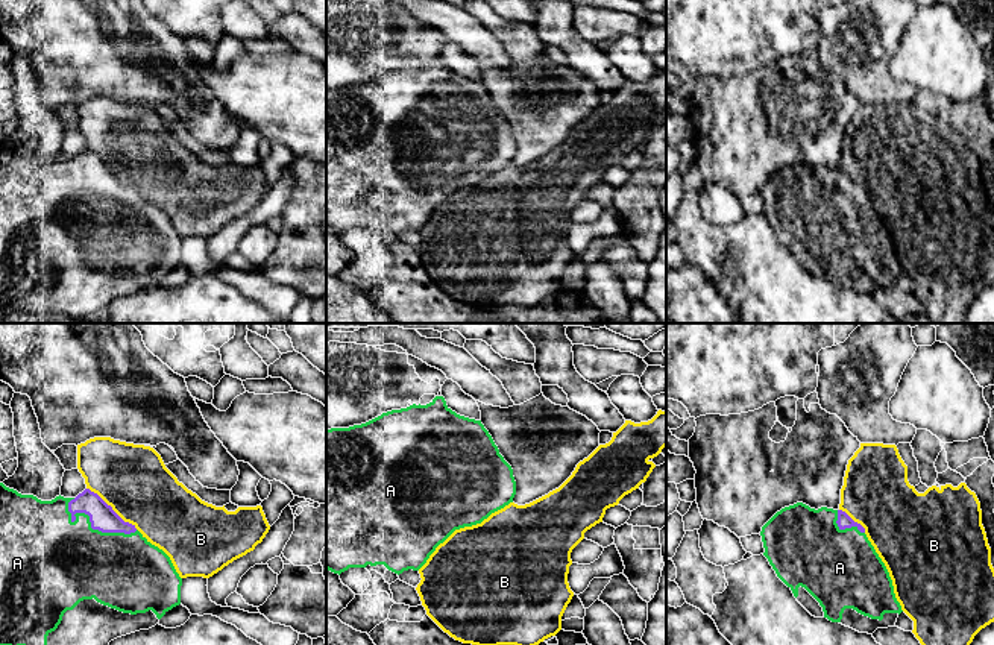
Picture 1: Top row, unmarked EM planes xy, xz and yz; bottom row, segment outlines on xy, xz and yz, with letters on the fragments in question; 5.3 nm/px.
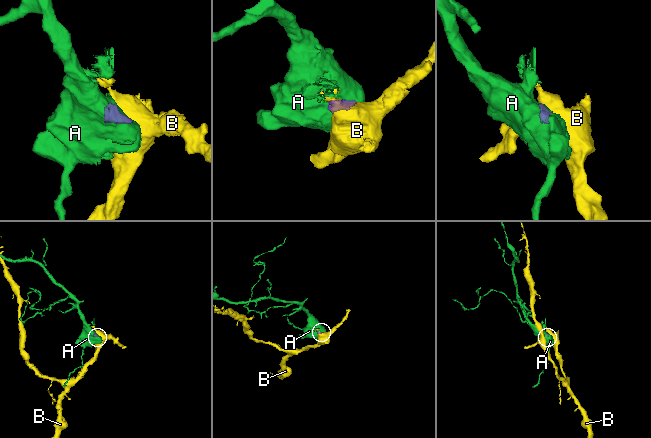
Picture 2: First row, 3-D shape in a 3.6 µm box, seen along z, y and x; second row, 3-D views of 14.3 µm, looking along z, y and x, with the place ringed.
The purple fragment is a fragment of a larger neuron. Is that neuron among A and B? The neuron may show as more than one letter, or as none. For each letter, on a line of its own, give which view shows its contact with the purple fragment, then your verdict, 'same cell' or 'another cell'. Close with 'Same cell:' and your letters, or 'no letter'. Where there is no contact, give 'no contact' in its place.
A: xy | same cell
B: xy | another cell
Same cell: A

